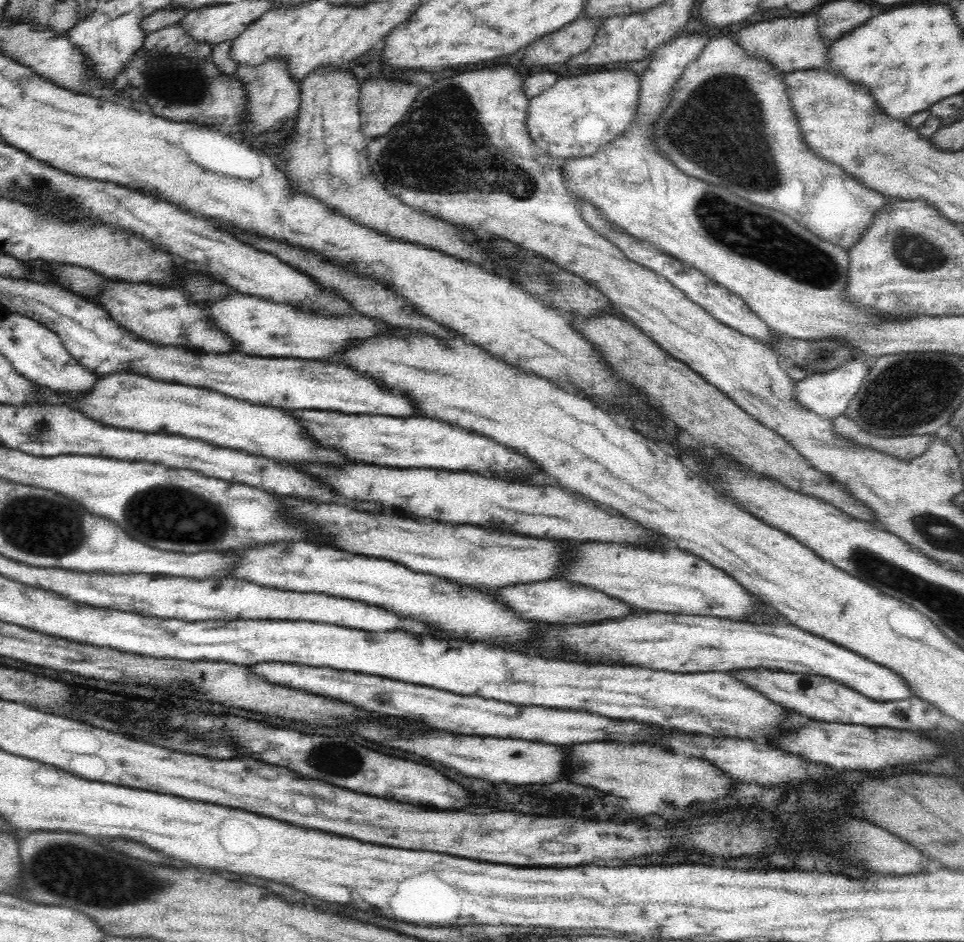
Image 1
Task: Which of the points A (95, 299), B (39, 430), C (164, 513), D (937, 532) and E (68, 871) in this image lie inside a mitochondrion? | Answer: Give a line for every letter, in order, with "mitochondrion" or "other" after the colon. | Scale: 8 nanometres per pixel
A: other
B: mitochondrion
C: mitochondrion
D: mitochondrion
E: mitochondrion

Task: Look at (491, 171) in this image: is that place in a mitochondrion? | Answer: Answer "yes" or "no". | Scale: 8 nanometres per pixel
yes

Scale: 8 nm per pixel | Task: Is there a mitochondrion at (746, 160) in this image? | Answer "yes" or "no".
yes

